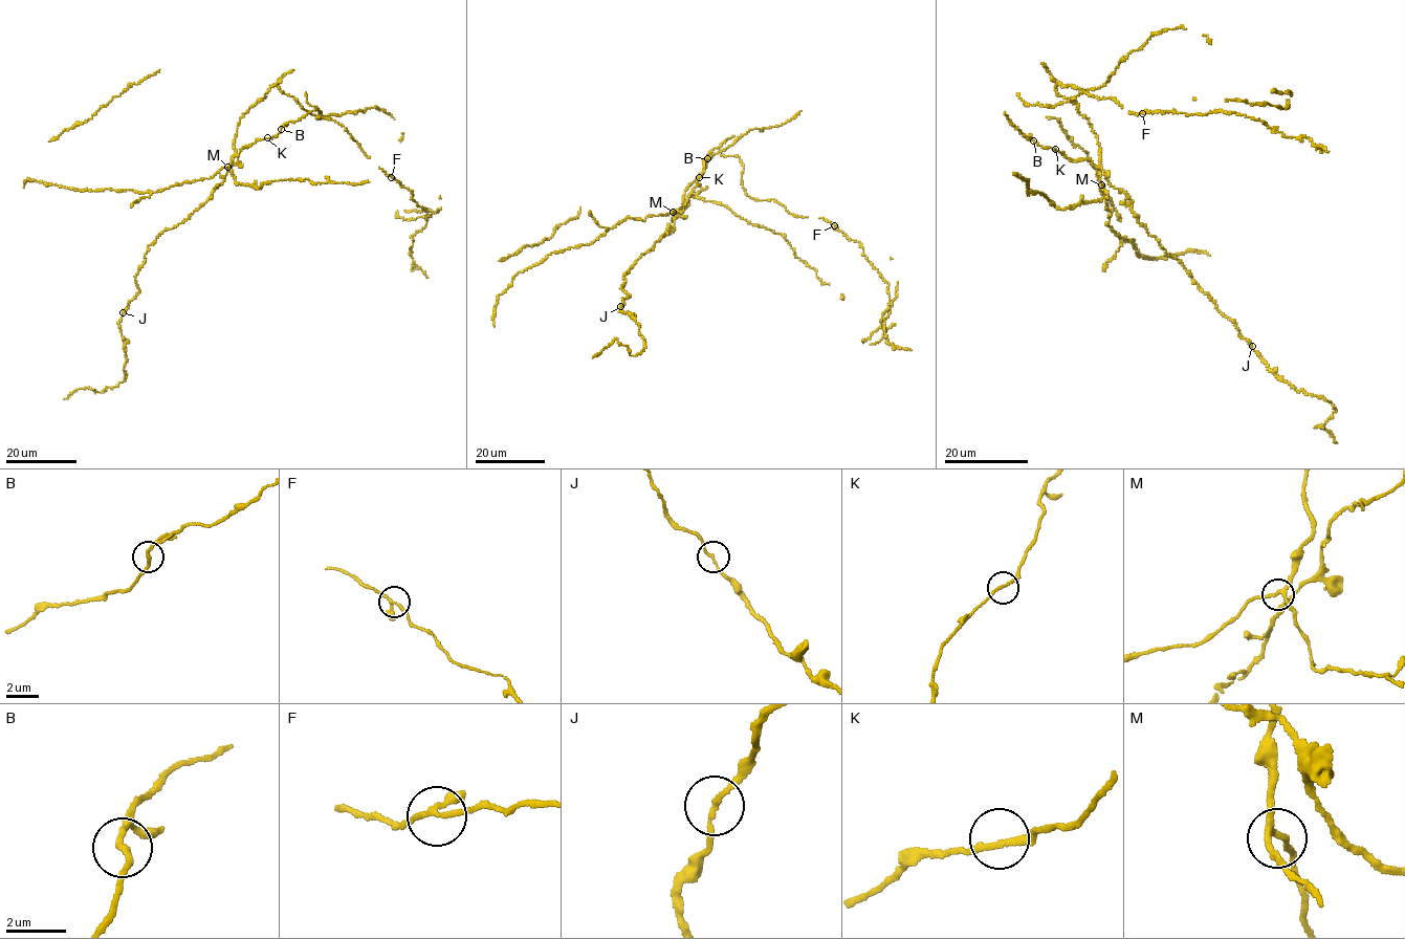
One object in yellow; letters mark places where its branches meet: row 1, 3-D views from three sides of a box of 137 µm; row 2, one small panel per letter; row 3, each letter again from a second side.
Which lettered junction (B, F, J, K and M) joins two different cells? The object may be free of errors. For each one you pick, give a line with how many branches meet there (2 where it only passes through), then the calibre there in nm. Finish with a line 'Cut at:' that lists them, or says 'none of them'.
Cut at: none of them

